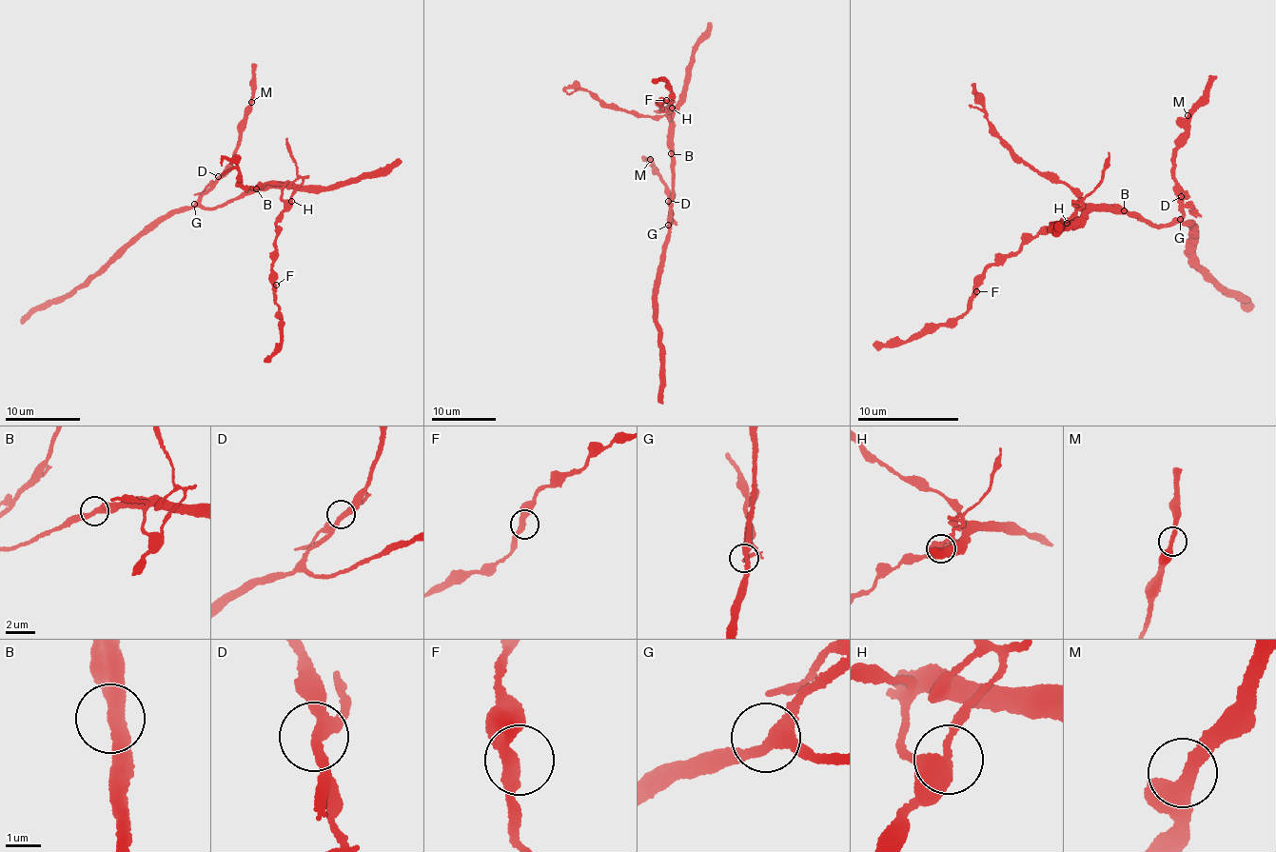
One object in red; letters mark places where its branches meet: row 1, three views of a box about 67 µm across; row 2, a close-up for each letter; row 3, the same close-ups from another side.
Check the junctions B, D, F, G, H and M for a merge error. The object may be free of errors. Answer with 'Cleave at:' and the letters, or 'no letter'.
Cleave at: H

